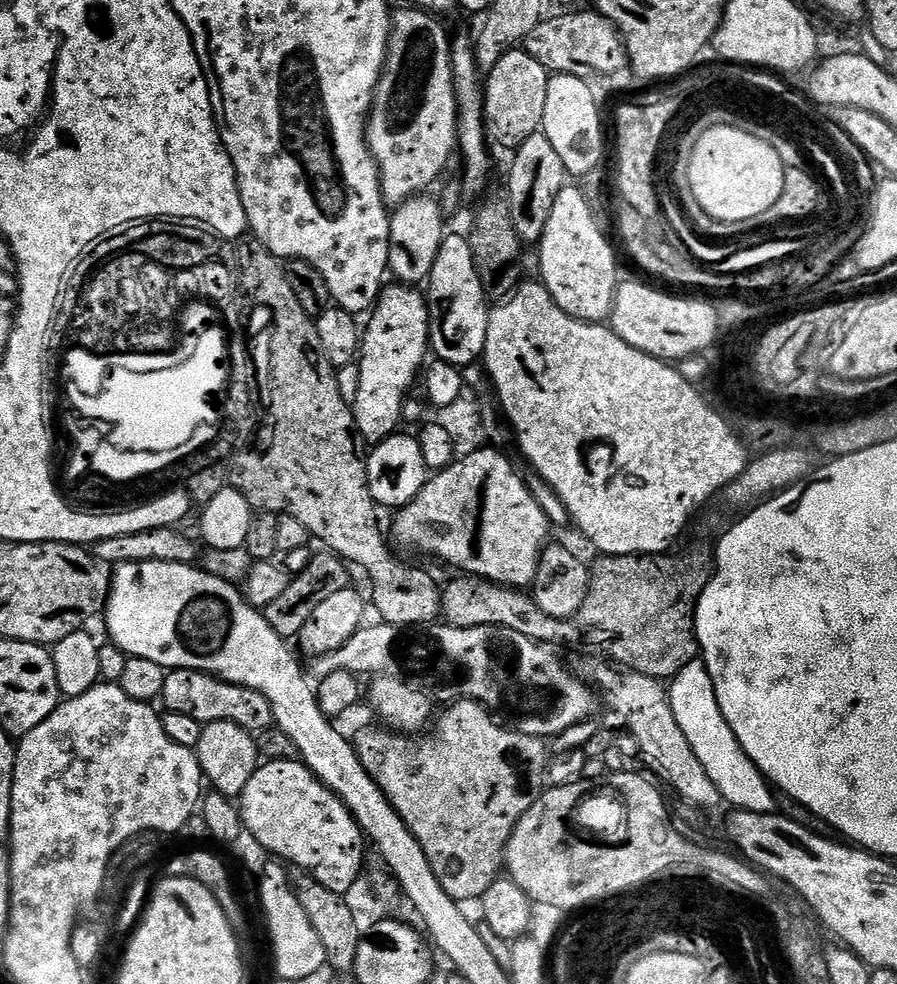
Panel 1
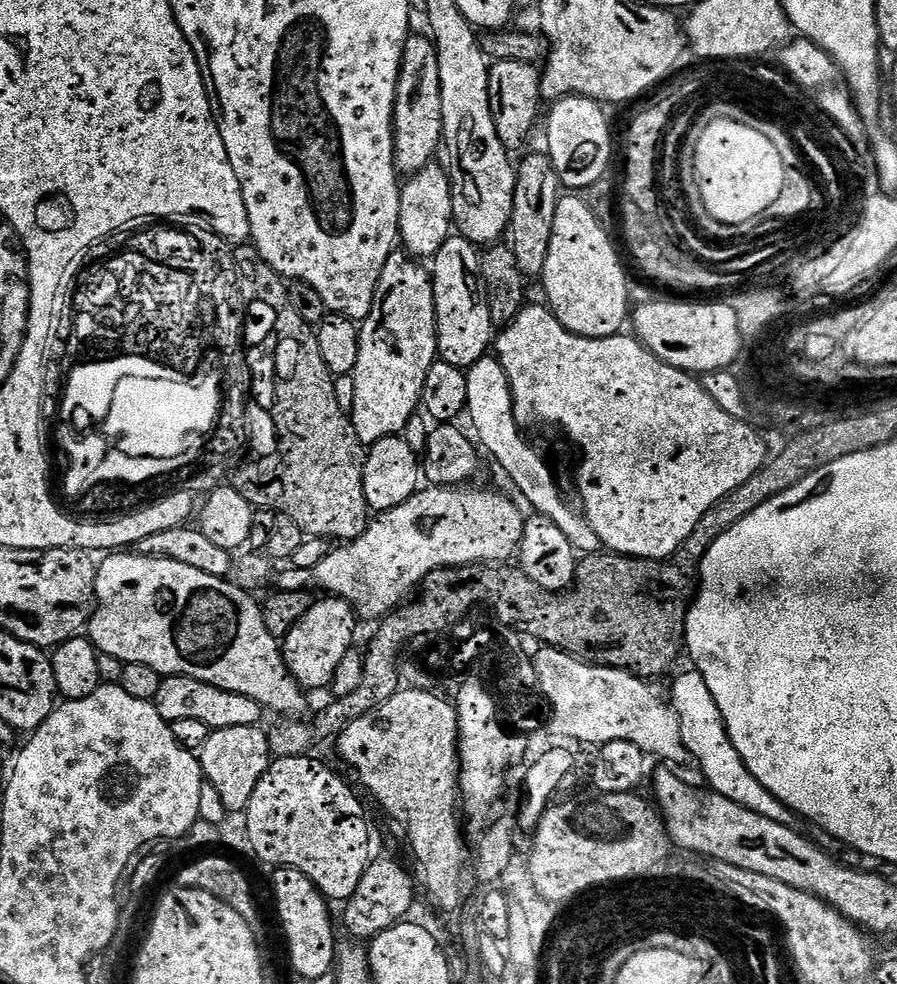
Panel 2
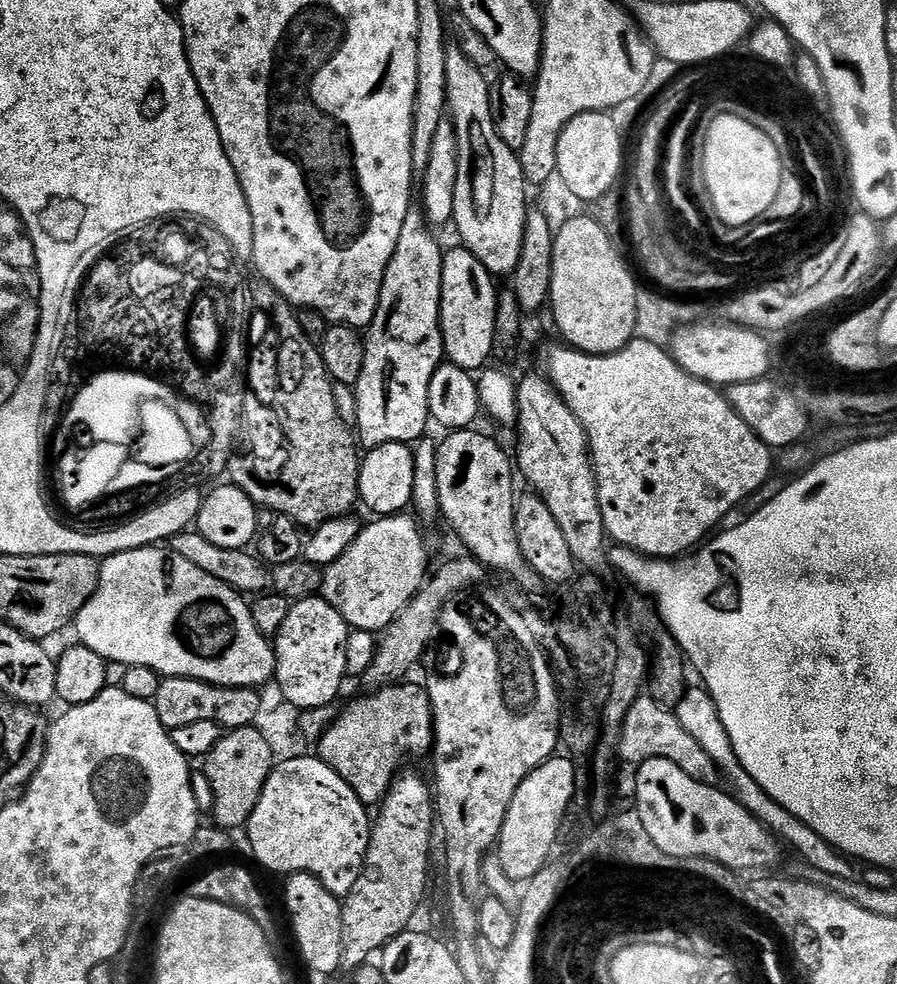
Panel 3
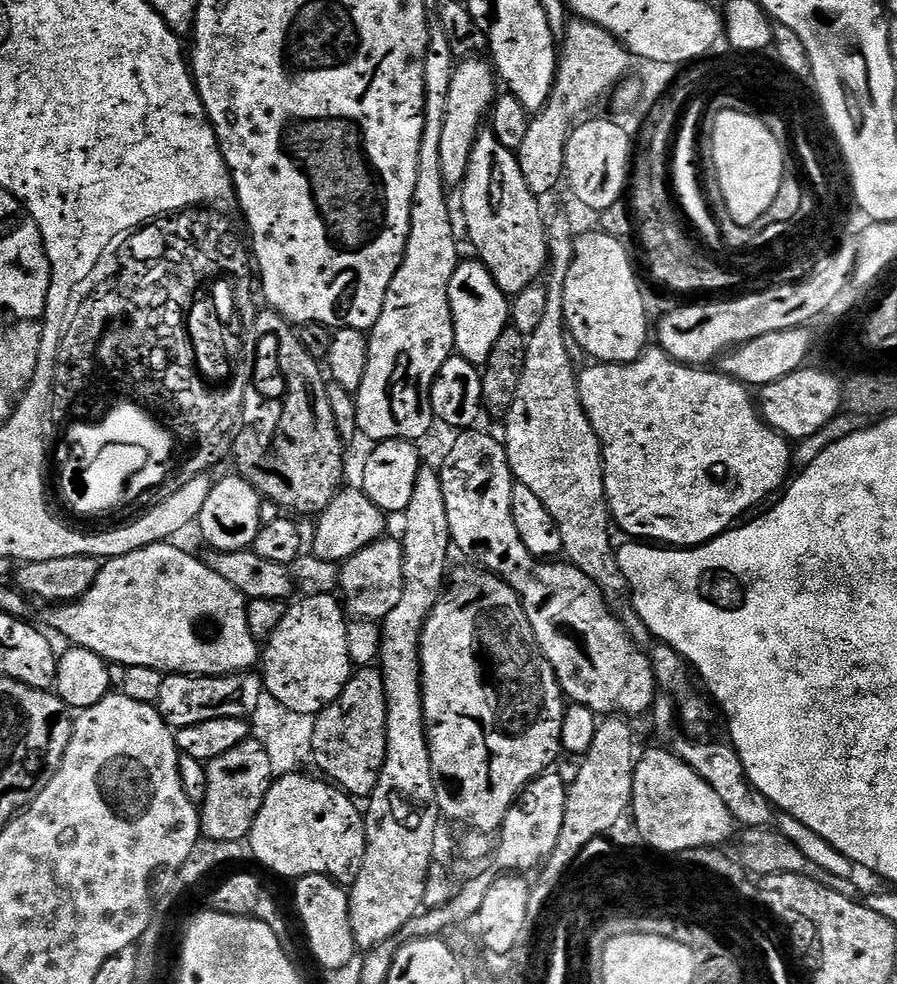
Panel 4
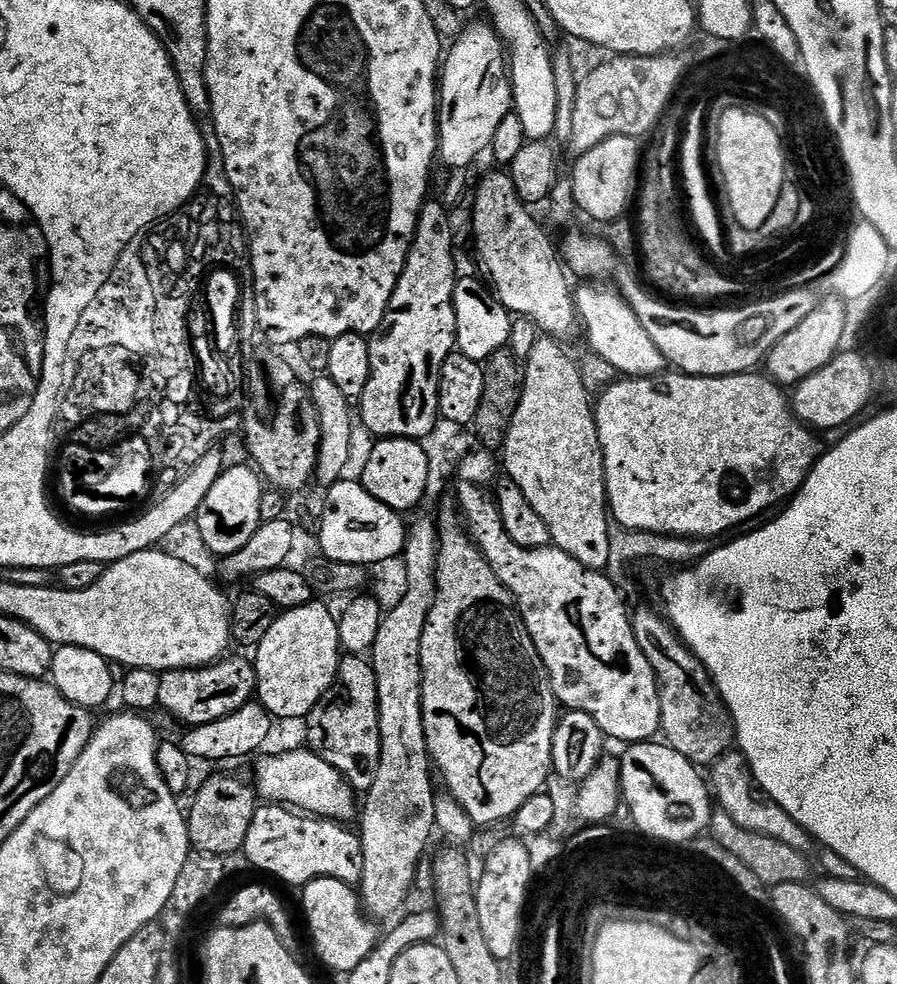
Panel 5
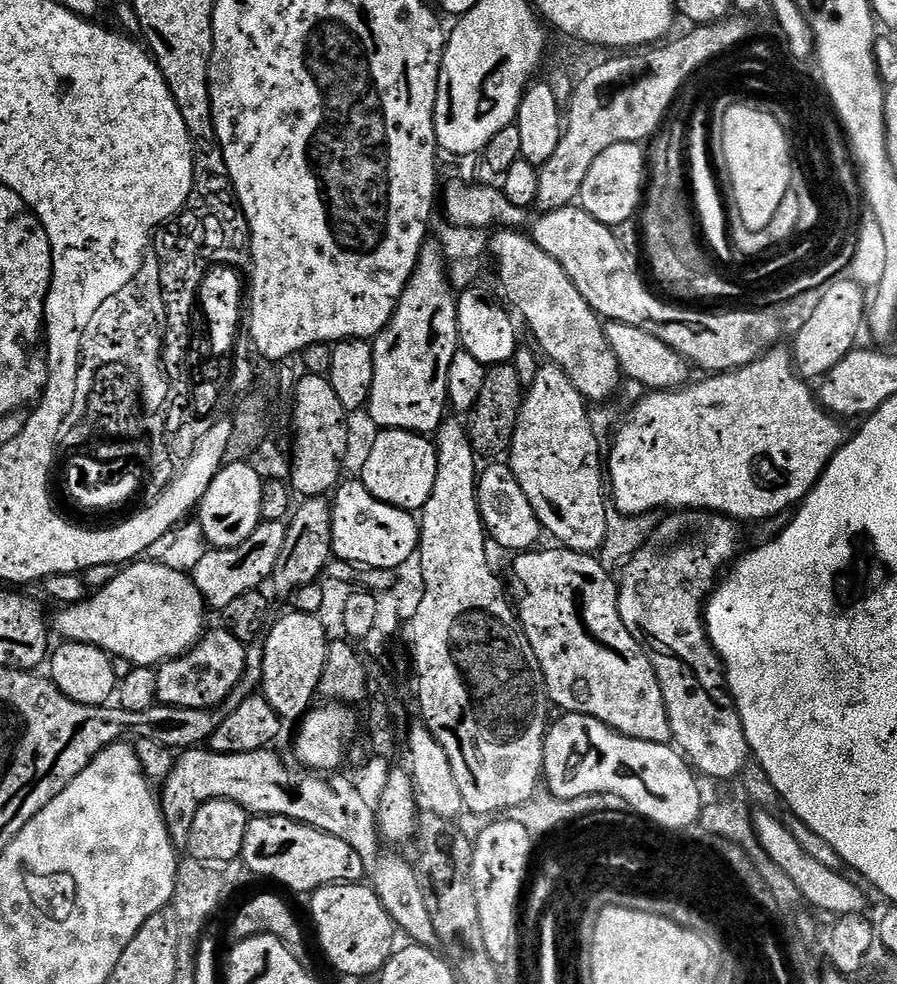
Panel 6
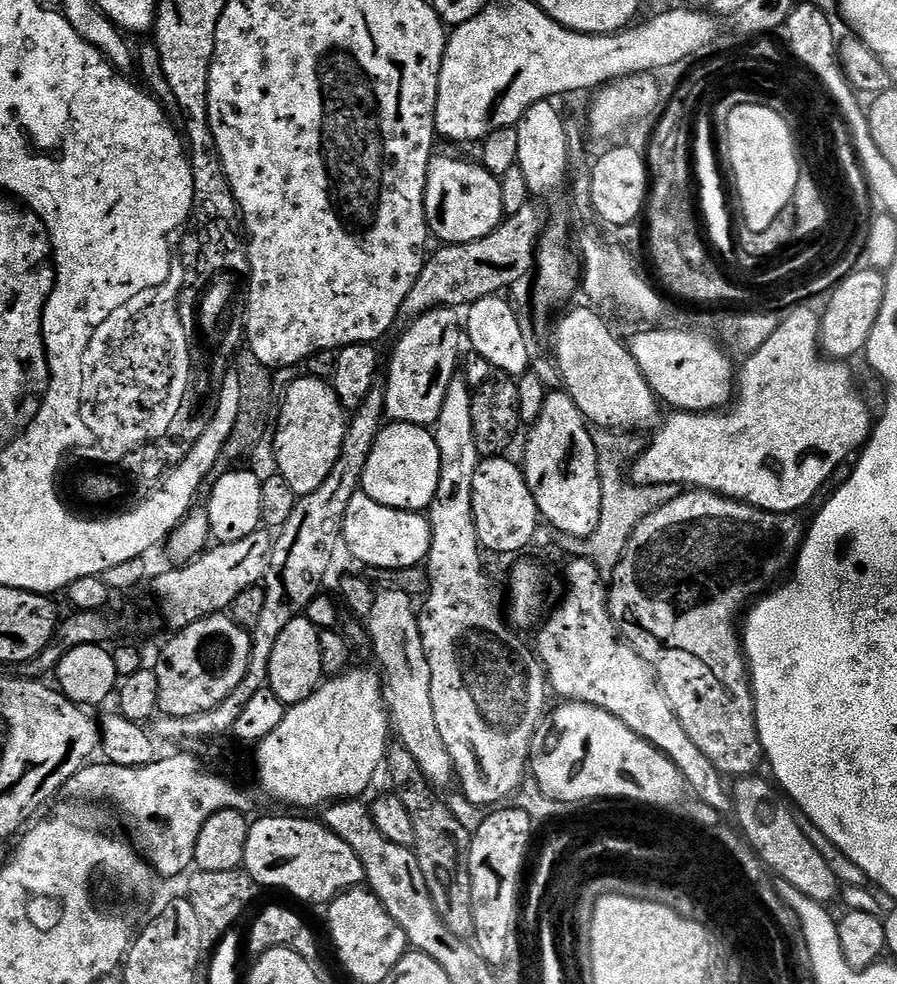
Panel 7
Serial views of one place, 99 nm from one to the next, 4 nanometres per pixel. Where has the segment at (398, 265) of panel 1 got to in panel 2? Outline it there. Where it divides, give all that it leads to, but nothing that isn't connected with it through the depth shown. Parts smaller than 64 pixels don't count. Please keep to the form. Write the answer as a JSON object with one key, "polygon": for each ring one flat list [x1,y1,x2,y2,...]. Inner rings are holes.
{"polygon":[[430,163,422,170,411,173,400,189,400,240,405,244,403,247,407,255,413,258,435,256,454,232,452,180,449,169,444,166,439,168,438,164]]}

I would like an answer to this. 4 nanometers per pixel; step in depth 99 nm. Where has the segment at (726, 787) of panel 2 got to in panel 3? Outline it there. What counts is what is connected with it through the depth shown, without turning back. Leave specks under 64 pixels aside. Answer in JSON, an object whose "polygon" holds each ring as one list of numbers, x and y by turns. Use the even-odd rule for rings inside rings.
{"polygon":[[694,686,689,687,674,711,682,724,682,728,697,739,698,744,702,746,702,750,710,758,713,758,715,764,719,766,721,773,727,779,729,776,732,782,732,788,730,787,731,793,741,806,746,810,750,810,761,824,766,825,769,831,775,833,777,839,780,839,785,845,790,844,804,858,803,861,807,865,823,870,823,872,832,874,832,876,838,876,838,878,855,879,856,872,854,872,854,868,851,865,853,863,847,857,844,857,832,845,826,843,816,831,810,830,800,819,794,818,780,803,774,802,762,790,758,782,754,781,750,774,746,773,745,768,738,762,733,743,730,742,729,735,726,734,726,728,722,725,717,704,713,702,713,698,709,695,707,689,700,686,697,686,697,688,694,688]]}

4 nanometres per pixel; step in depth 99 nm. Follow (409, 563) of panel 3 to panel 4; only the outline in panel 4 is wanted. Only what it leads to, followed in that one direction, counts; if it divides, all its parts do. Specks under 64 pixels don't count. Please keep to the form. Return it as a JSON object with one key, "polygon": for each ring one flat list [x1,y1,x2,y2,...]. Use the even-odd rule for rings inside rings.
{"polygon":[[381,538,358,550,338,568,338,592,342,604,353,617,382,622,398,601,404,589,404,546,399,539]]}

